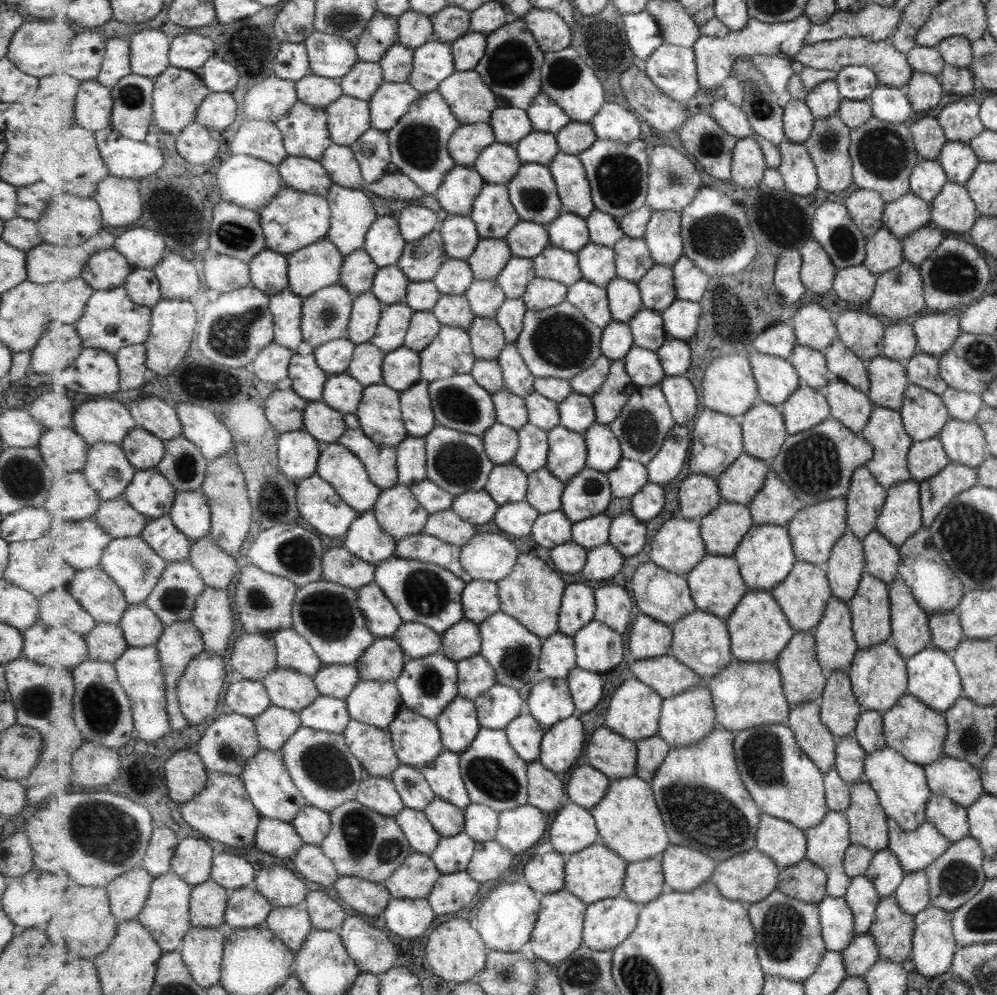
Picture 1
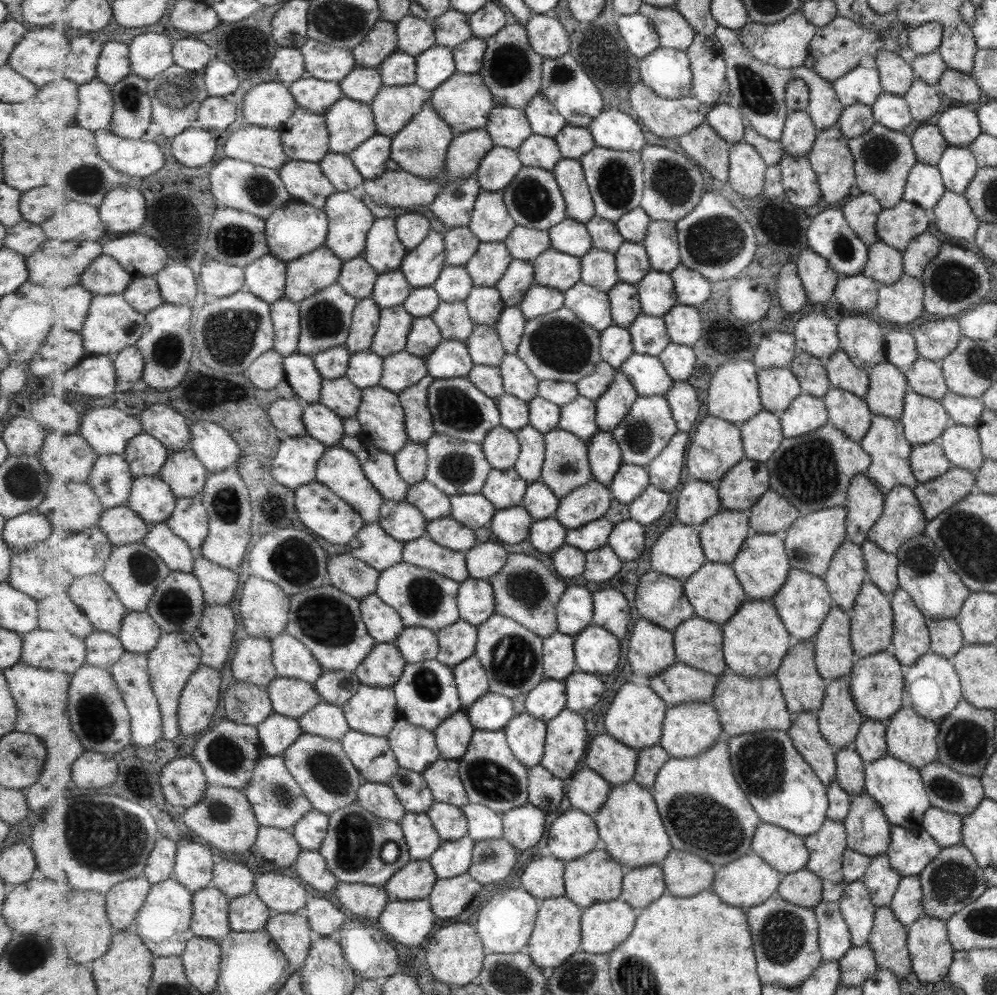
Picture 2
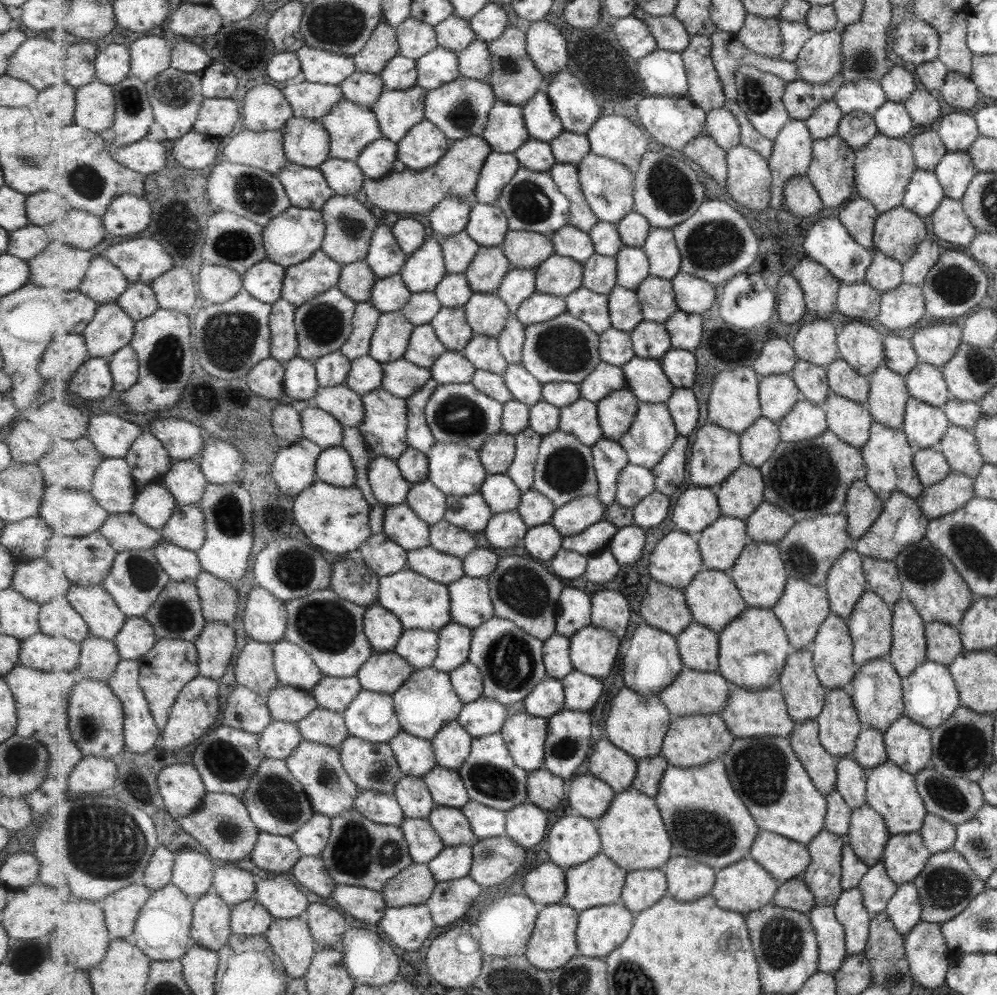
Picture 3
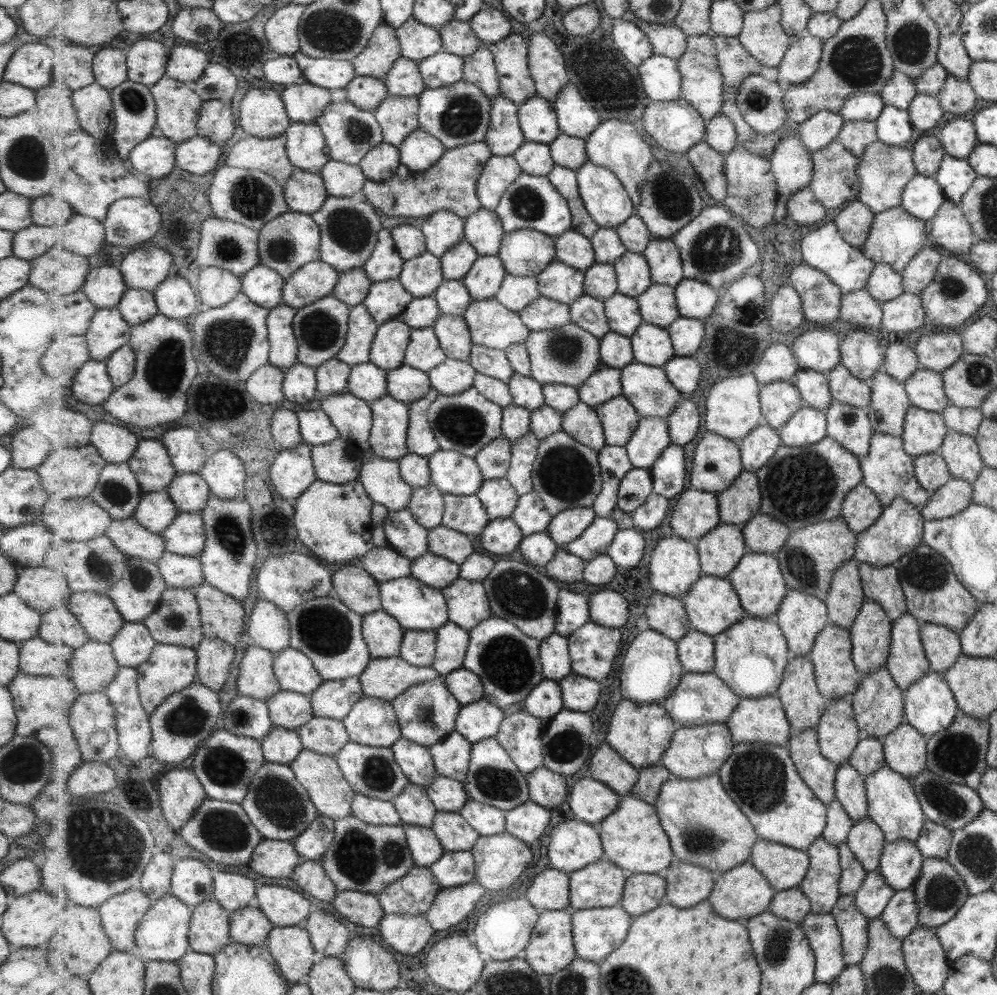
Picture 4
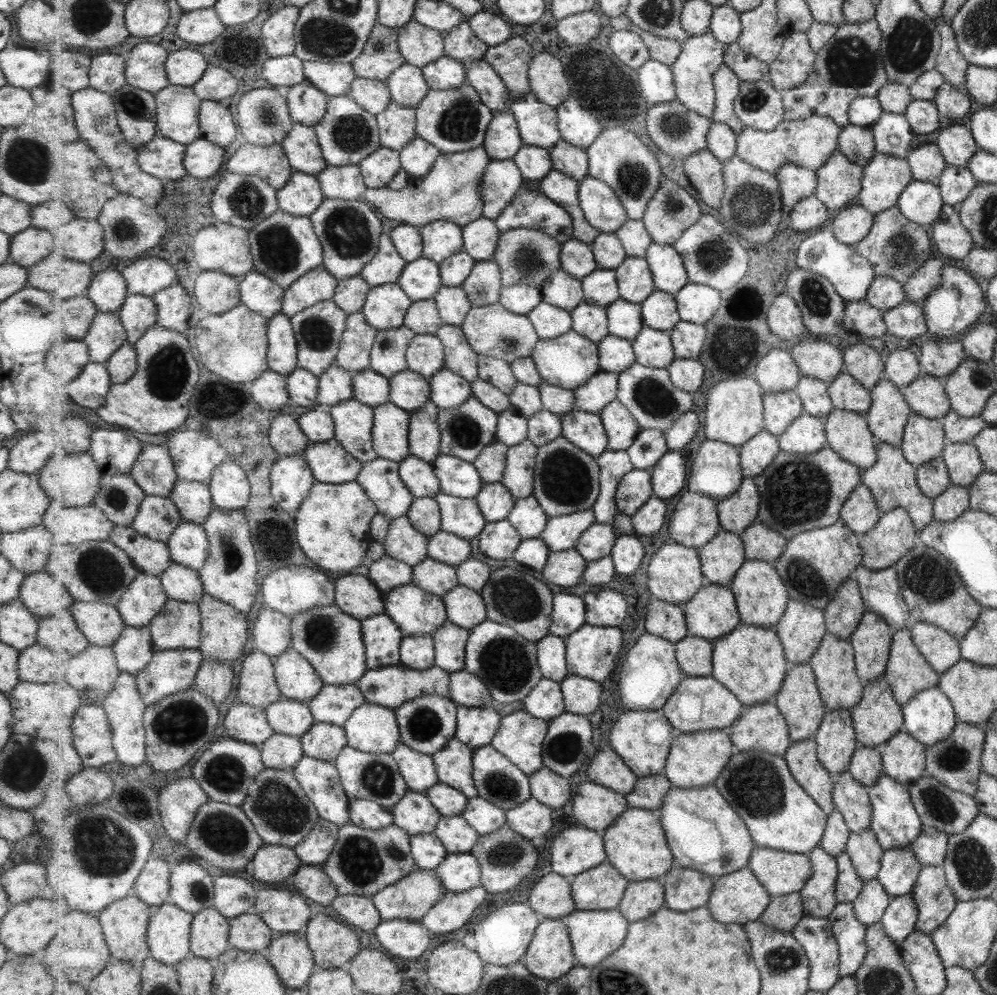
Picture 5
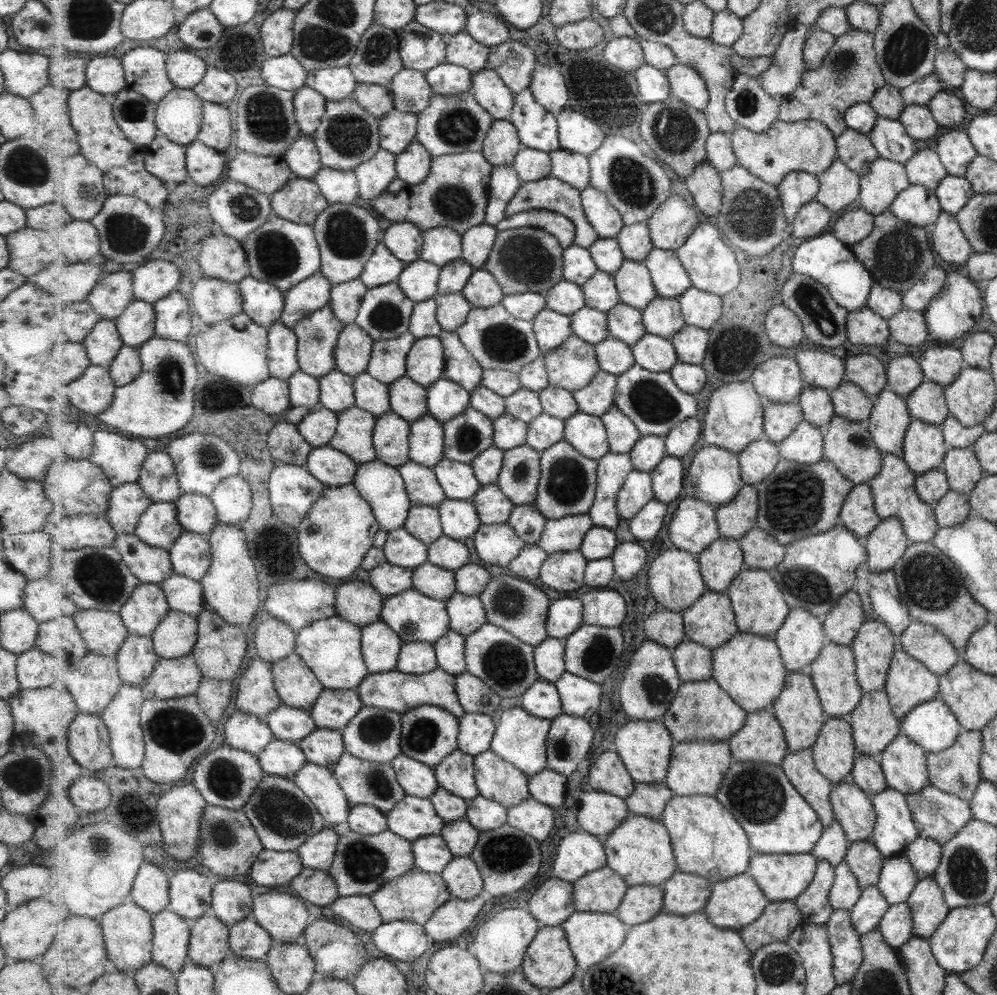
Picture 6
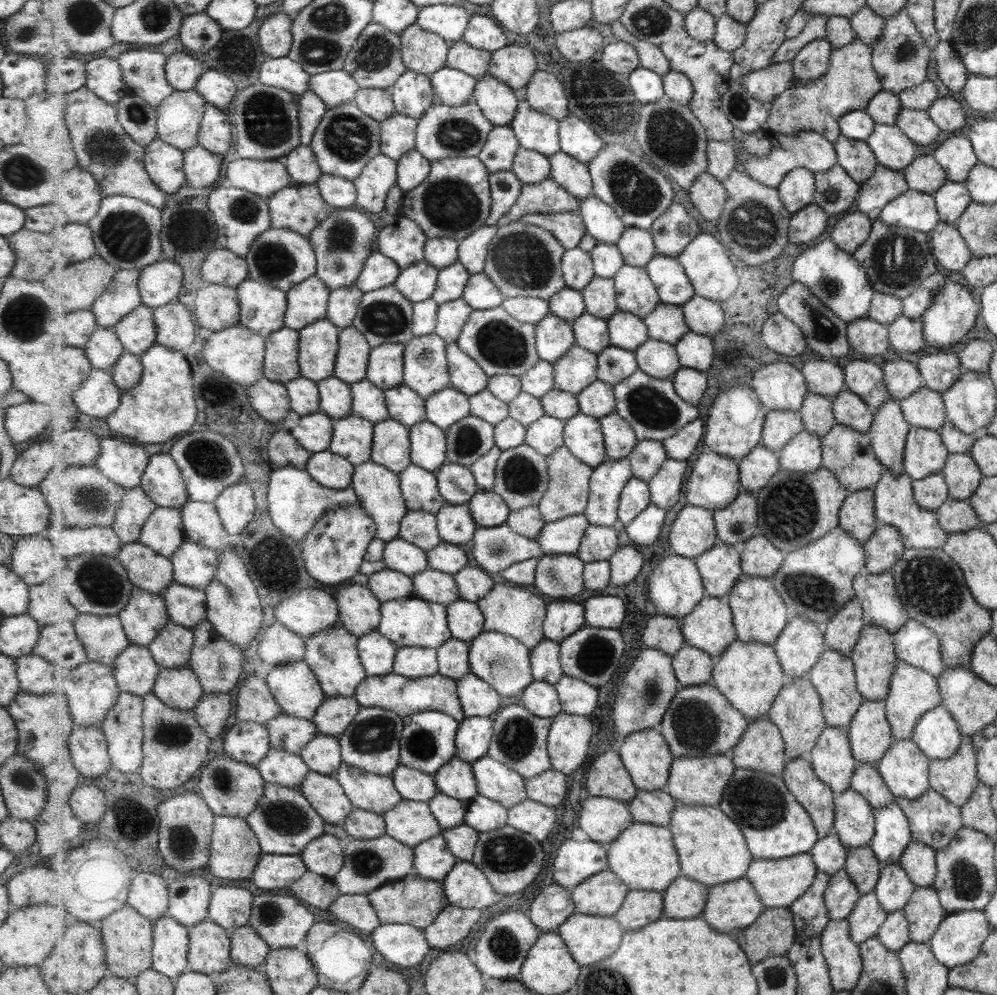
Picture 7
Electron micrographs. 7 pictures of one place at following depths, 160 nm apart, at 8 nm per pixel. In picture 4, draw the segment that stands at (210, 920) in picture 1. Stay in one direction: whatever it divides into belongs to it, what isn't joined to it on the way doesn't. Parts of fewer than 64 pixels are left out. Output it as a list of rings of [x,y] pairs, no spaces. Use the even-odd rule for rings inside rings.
[[[217,900],[203,902],[193,907],[189,943],[191,950],[216,955],[233,942],[231,912]]]

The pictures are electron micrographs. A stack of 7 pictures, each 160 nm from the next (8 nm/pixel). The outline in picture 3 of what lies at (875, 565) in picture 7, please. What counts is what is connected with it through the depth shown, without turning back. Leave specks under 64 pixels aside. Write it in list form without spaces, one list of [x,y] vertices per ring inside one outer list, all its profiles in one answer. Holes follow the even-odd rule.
[[[892,492],[891,496],[884,500],[884,510],[873,522],[872,527],[860,538],[857,538],[853,547],[859,554],[871,558],[881,558],[892,561],[899,556],[901,550],[907,545],[924,539],[928,519],[916,505],[913,498],[902,492]]]

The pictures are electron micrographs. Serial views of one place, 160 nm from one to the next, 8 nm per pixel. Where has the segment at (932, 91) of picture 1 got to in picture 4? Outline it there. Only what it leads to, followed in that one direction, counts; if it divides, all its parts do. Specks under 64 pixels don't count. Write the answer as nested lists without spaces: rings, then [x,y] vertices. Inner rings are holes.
[[[916,94],[908,104],[908,119],[917,130],[935,131],[944,110],[935,96]]]

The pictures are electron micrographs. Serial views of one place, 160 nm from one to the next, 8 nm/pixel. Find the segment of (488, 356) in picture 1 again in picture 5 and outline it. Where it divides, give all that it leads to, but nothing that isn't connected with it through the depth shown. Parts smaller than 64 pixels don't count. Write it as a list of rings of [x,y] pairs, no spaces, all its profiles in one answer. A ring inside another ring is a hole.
[[[481,354],[479,357],[480,378],[493,383],[499,390],[505,391],[507,395],[511,396],[518,383],[511,363],[503,358],[495,358],[487,354]]]

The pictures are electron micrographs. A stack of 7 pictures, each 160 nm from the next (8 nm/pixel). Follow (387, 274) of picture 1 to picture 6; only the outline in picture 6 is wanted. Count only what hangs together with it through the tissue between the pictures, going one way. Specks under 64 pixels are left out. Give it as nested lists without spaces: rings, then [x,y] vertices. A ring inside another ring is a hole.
[[[397,282],[370,288],[364,296],[356,323],[368,331],[374,340],[399,338],[410,330],[410,322],[416,302],[404,293]]]

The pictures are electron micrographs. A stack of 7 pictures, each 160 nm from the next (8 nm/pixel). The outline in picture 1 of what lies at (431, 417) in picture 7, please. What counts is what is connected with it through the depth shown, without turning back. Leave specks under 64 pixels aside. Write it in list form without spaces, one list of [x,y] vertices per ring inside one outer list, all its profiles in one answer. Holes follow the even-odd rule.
[[[447,324],[442,325],[437,338],[420,355],[422,378],[430,383],[460,374],[472,374],[478,361],[469,331]]]

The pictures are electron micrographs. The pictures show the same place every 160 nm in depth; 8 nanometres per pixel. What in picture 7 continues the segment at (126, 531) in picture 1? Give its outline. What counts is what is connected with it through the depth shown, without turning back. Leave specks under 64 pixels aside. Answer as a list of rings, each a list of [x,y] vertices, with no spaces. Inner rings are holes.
[[[137,541],[123,544],[117,558],[128,570],[135,587],[163,595],[175,581],[172,559],[157,554],[145,543]]]

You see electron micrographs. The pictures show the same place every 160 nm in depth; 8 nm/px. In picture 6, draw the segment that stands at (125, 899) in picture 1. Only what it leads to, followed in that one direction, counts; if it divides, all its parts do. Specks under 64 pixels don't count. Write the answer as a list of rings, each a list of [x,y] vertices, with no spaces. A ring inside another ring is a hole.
[[[133,900],[111,910],[101,916],[101,926],[103,926],[106,947],[108,948],[111,968],[125,973],[135,973],[145,965],[153,962],[154,957],[154,926],[153,914],[137,905]]]

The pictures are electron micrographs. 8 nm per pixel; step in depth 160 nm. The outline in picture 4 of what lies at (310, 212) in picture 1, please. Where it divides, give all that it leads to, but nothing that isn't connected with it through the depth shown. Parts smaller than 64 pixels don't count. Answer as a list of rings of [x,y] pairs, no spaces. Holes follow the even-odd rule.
[[[289,210],[269,221],[260,230],[260,264],[272,267],[287,280],[302,266],[320,260],[322,234],[320,225],[312,215]]]

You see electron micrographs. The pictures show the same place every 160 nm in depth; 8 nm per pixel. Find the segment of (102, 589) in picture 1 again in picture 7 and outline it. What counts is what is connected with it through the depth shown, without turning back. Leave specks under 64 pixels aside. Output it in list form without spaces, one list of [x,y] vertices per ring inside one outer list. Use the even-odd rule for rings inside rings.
[[[80,613],[75,623],[78,637],[88,651],[89,661],[112,665],[131,644],[119,615]]]

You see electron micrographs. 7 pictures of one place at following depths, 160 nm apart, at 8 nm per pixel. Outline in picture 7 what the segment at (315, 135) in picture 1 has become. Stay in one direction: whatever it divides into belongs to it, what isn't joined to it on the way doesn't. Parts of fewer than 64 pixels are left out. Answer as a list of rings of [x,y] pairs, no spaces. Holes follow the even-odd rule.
[[[299,145],[283,159],[294,183],[315,184],[323,176],[316,151],[311,146]]]

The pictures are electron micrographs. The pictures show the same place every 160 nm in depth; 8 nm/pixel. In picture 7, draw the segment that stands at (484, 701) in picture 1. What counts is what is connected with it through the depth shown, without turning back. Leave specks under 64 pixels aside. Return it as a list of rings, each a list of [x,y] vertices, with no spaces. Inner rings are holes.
[[[465,717],[456,734],[456,756],[474,763],[488,754],[494,733],[494,720],[488,717]]]

